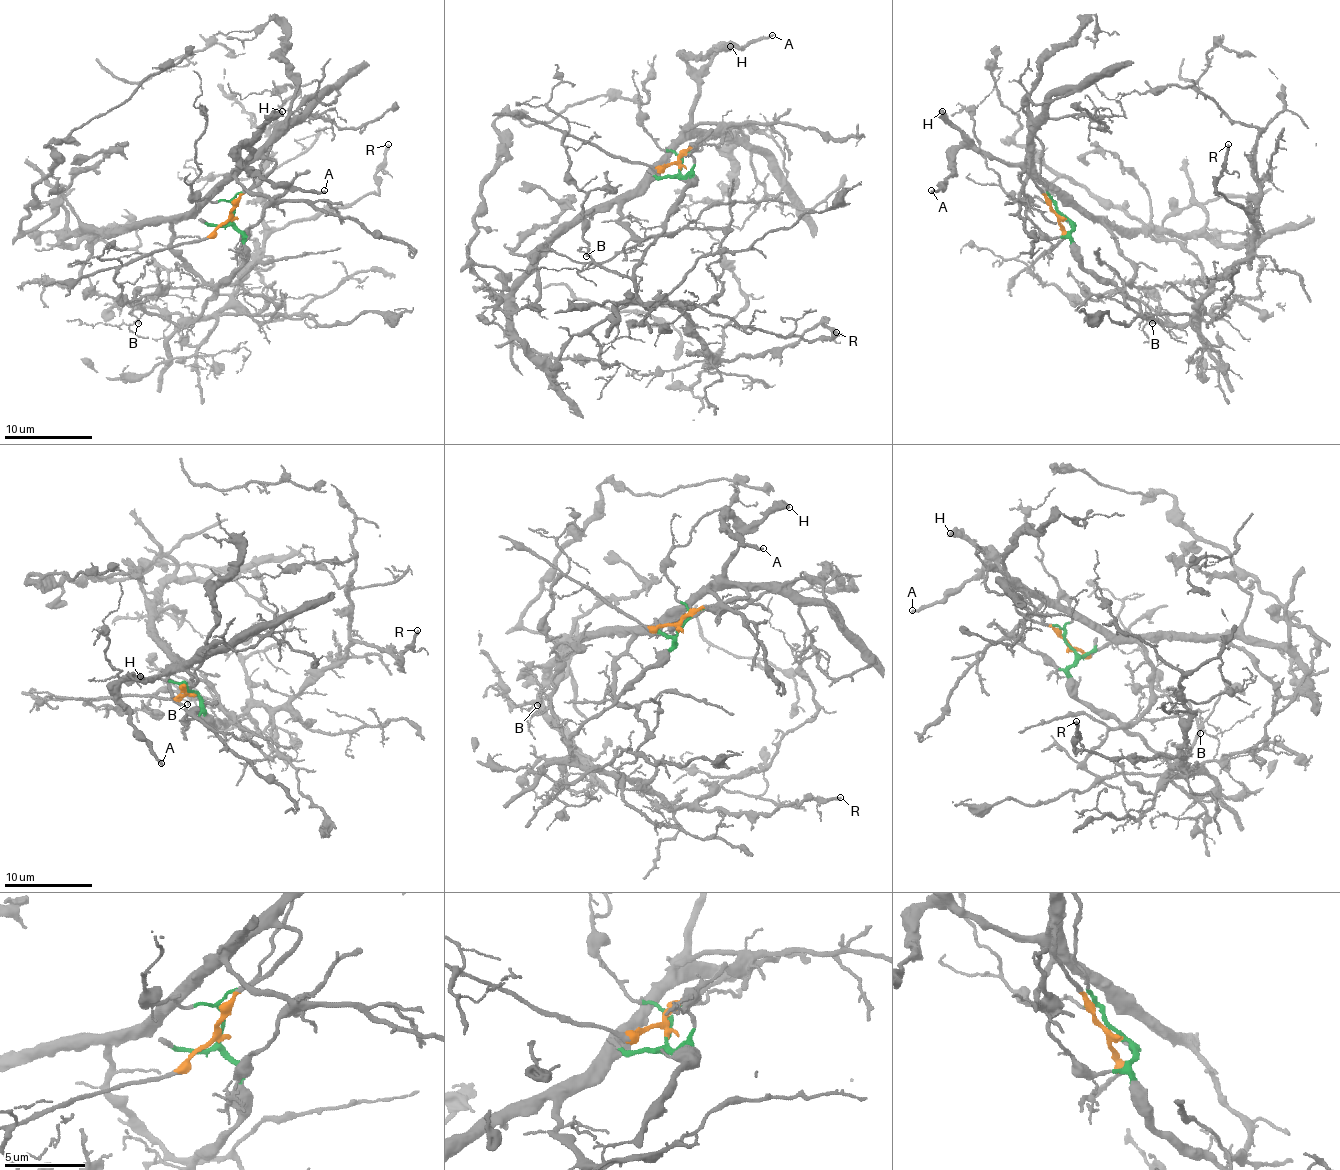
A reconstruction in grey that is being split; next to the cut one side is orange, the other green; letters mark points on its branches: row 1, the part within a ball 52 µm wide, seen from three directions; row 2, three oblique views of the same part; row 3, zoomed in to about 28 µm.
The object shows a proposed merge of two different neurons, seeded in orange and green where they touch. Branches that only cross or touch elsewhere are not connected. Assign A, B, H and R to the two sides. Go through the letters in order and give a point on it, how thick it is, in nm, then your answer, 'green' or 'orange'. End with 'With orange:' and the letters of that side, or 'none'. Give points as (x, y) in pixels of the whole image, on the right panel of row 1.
A: place (931, 190); calibre 240 nm; orange
B: place (1152, 323); calibre 110 nm; green
H: place (942, 111); calibre 480 nm; orange
R: place (1228, 144); calibre 240 nm; green
With orange: A, H

